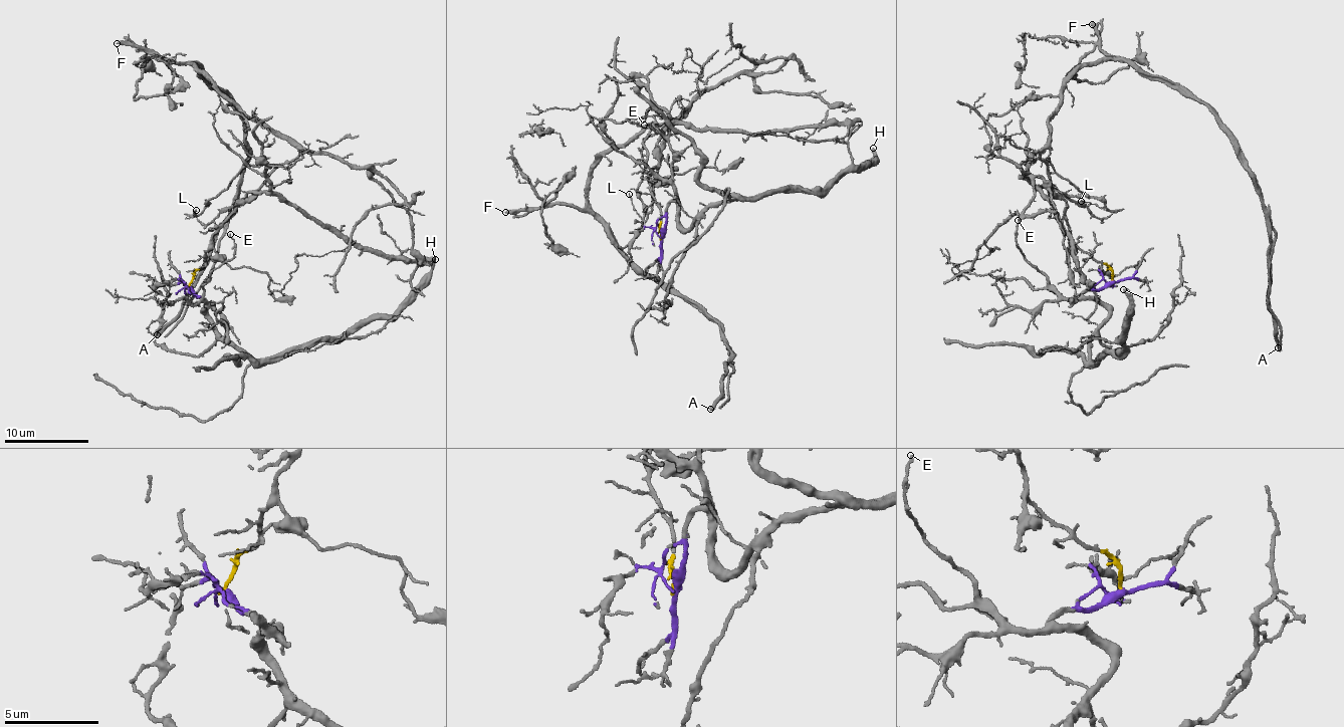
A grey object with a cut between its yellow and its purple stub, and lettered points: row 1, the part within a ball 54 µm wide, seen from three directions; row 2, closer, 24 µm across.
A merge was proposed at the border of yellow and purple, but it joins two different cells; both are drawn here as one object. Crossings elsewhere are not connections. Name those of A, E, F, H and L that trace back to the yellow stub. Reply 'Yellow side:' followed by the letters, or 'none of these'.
Yellow side: A, F, L

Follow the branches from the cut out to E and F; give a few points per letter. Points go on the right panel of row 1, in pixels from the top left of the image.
E: (1114, 281), (1101, 288), (1083, 289), (1077, 299), (1067, 299), (1043, 273), (1029, 263), (1016, 243), (1019, 220)
F: (1113, 281), (1073, 242), (1042, 152), (1068, 81), (1085, 65), (1113, 58), (1092, 23)

